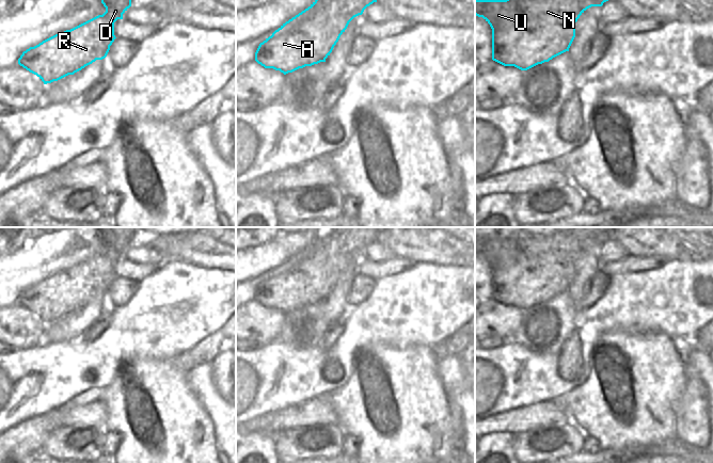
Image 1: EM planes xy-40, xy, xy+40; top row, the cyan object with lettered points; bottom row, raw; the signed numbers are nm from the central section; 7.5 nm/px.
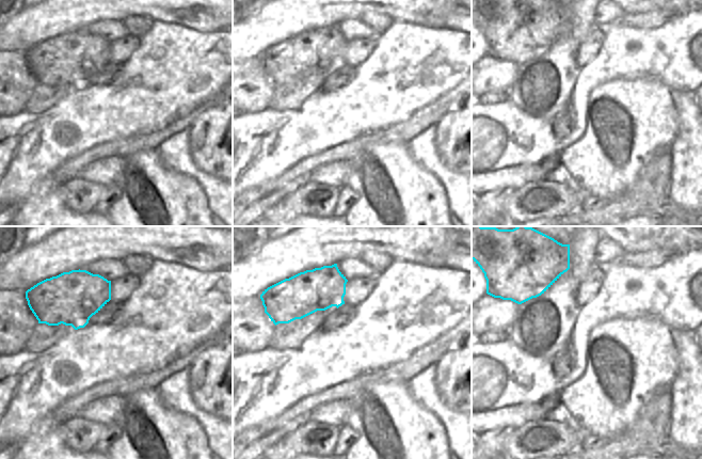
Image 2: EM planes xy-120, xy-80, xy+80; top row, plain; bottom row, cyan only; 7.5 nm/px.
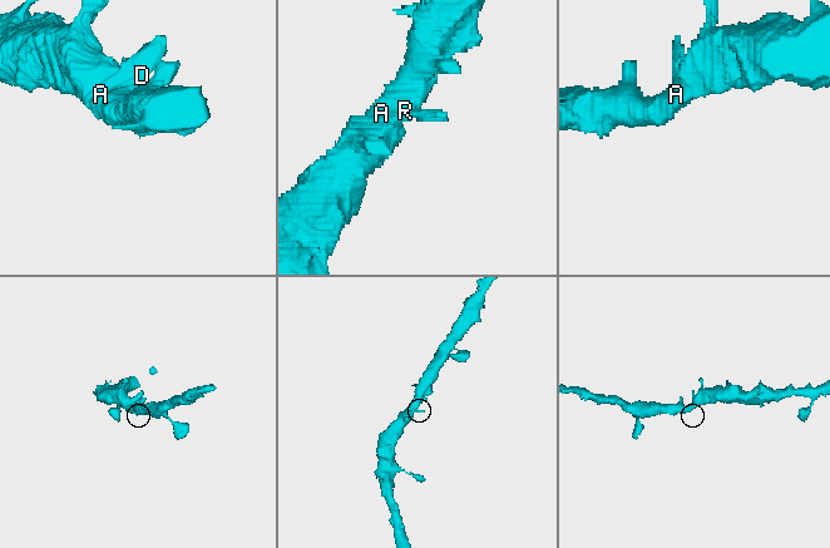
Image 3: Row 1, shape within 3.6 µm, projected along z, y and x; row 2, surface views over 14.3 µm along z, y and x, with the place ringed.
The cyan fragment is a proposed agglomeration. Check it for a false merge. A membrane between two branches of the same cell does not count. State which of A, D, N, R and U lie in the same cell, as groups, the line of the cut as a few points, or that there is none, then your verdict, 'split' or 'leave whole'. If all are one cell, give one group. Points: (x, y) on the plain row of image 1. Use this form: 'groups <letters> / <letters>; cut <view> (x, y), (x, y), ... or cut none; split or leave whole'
groups A D N R U; cut none; leave whole

